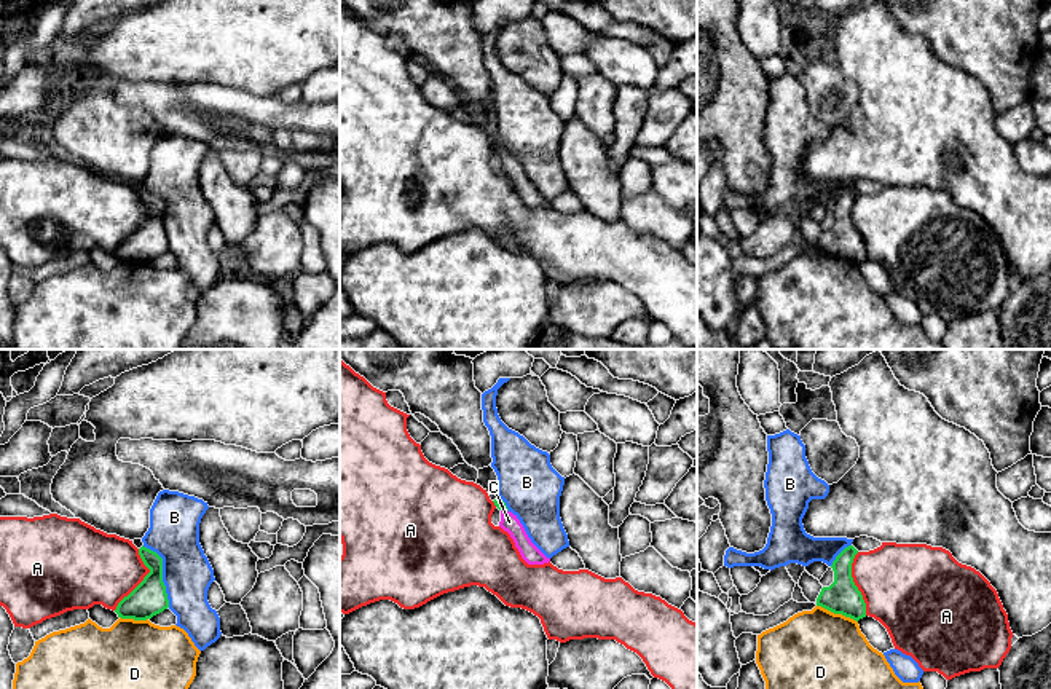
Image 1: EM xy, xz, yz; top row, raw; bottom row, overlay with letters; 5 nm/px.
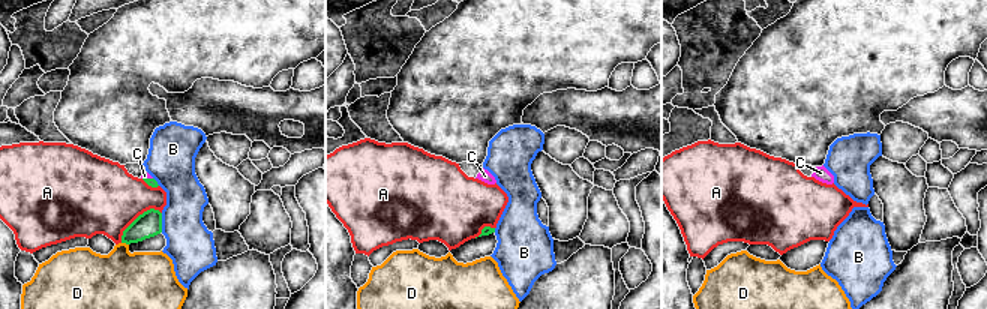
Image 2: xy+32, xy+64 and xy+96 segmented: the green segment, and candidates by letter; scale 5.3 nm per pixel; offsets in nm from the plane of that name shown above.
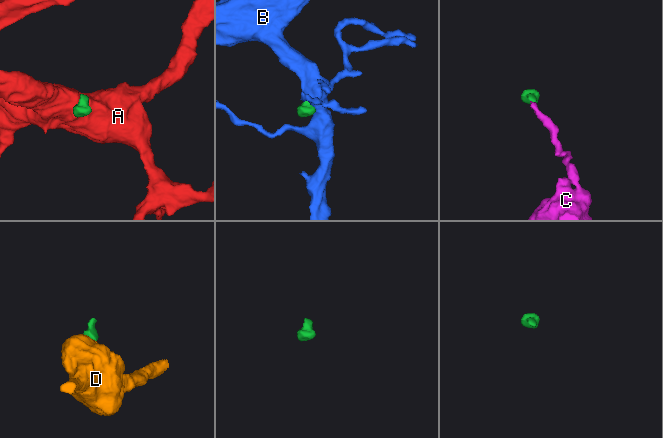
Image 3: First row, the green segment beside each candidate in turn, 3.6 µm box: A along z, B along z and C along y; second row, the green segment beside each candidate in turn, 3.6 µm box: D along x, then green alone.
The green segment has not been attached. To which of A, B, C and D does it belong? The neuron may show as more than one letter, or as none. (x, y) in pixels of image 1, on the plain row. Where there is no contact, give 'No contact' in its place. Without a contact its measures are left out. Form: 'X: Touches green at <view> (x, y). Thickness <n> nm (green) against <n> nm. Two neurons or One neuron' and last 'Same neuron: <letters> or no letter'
A: Touches green at xy (144, 222). Thickness 180 nm (green) against 360 nm. Two neurons
B: Touches green at xy (161, 216). Thickness 180 nm (green) against 260 nm. Two neurons
C: Touches green at xz (504, 152). Thickness 50 nm (green) against 90 nm. One neuron
D: Touches green at yz (838, 255). Thickness 180 nm (green) against 480 nm. Two neurons
Same neuron: C

